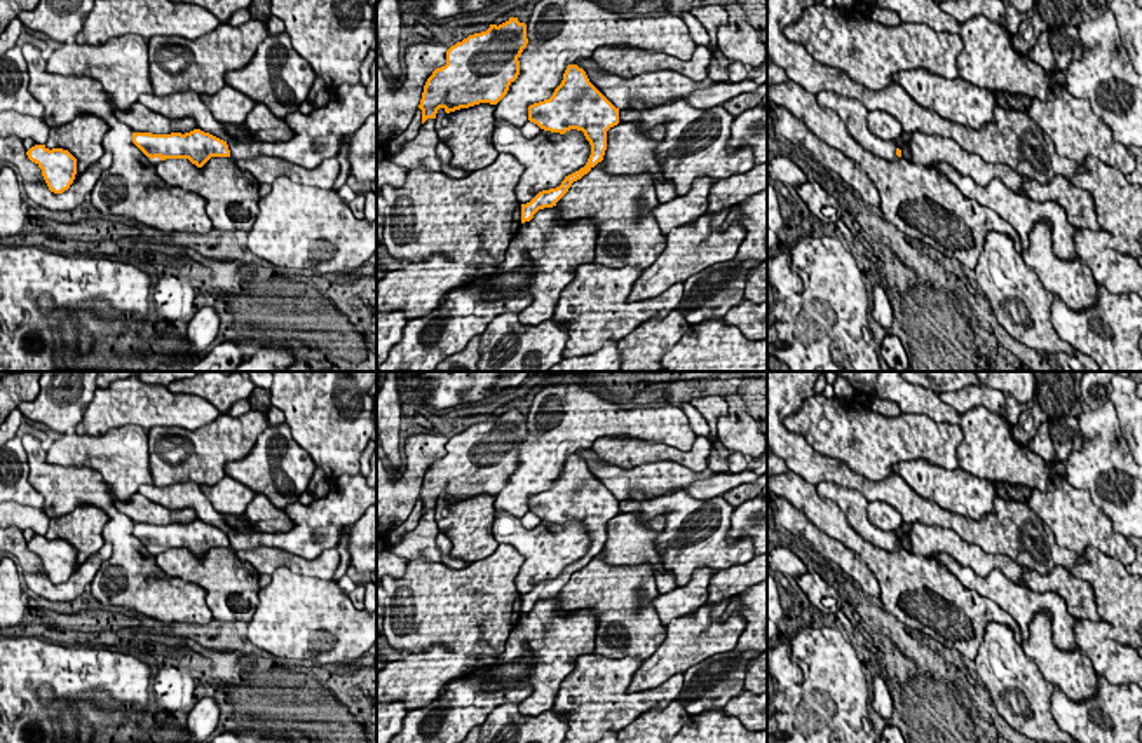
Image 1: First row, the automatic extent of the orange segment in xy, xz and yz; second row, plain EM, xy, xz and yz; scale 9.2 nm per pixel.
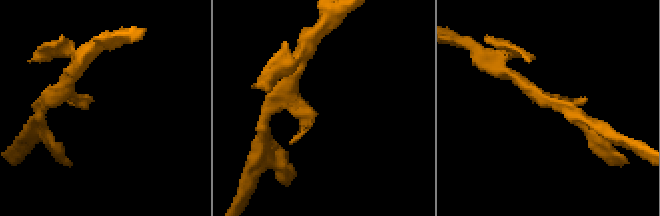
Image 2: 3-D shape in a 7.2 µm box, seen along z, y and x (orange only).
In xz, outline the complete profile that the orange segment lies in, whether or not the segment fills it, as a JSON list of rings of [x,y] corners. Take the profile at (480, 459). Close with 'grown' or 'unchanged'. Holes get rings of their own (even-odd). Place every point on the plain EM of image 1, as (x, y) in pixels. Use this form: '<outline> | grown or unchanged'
[[[509,408],[452,436],[446,455],[424,476],[422,515],[436,509],[439,499],[450,504],[479,494],[497,495],[520,466],[518,448],[527,434],[527,415]]] | unchanged

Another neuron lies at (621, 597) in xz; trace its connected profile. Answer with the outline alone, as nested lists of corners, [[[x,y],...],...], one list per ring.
[[[603,551],[574,572],[556,593],[561,612],[591,609],[596,616],[595,656],[649,659],[666,638],[654,600],[659,596],[649,563],[608,565]]]

